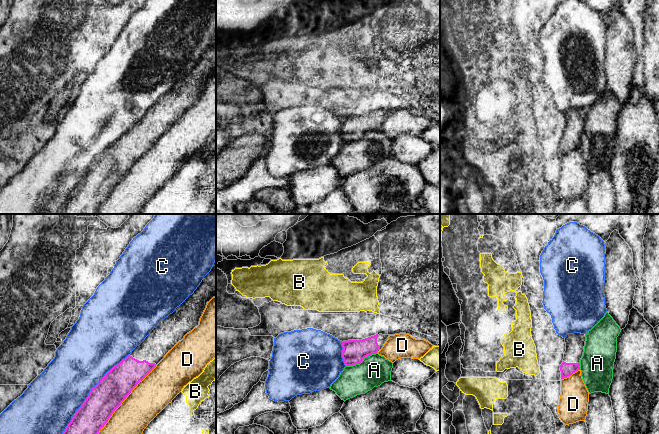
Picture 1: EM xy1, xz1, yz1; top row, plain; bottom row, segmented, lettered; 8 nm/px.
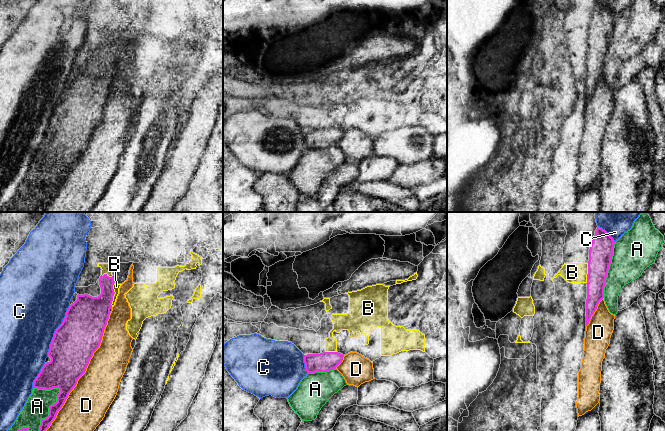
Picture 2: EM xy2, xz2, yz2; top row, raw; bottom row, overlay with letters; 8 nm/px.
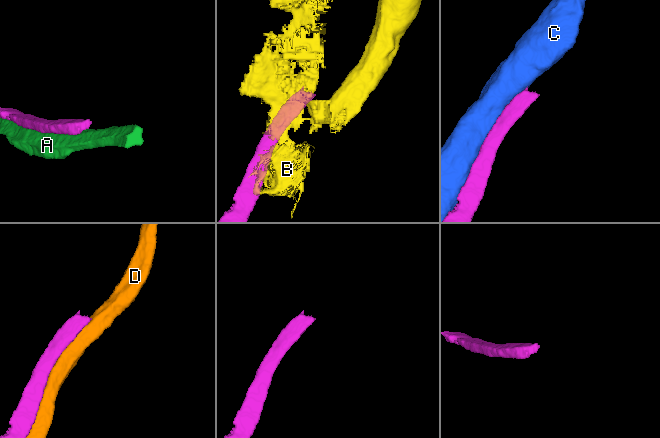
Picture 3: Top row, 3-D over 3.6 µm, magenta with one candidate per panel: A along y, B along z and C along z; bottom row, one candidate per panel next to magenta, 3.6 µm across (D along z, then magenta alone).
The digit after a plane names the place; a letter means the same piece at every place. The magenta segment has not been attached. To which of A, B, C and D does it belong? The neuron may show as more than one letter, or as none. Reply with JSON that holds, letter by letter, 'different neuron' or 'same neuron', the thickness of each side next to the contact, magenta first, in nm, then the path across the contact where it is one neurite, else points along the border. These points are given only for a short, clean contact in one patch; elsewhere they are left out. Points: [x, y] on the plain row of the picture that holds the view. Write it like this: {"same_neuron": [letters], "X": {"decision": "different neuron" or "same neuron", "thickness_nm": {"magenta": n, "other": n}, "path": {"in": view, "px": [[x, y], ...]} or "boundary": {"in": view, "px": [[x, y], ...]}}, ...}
{"same_neuron": [], "A": {"decision": "different neuron", "thickness_nm": {"magenta": 140, "other": 190}}, "B": {"decision": "different neuron", "thickness_nm": {"magenta": 280, "other": 50}, "boundary": {"in": "xy2", "px": [[114, 58], [114, 71], [111, 82]]}}, "C": {"decision": "different neuron", "thickness_nm": {"magenta": 260, "other": 440}}, "D": {"decision": "different neuron", "thickness_nm": {"magenta": 340, "other": 320}}}

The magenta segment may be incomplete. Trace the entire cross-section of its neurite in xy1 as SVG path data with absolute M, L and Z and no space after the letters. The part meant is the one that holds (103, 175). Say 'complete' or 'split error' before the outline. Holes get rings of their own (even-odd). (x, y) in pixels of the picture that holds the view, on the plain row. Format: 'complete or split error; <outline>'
split error; M216 36L194 69L91 165L61 214L96 214L137 160L187 109L199 101L207 79L215 72Z

